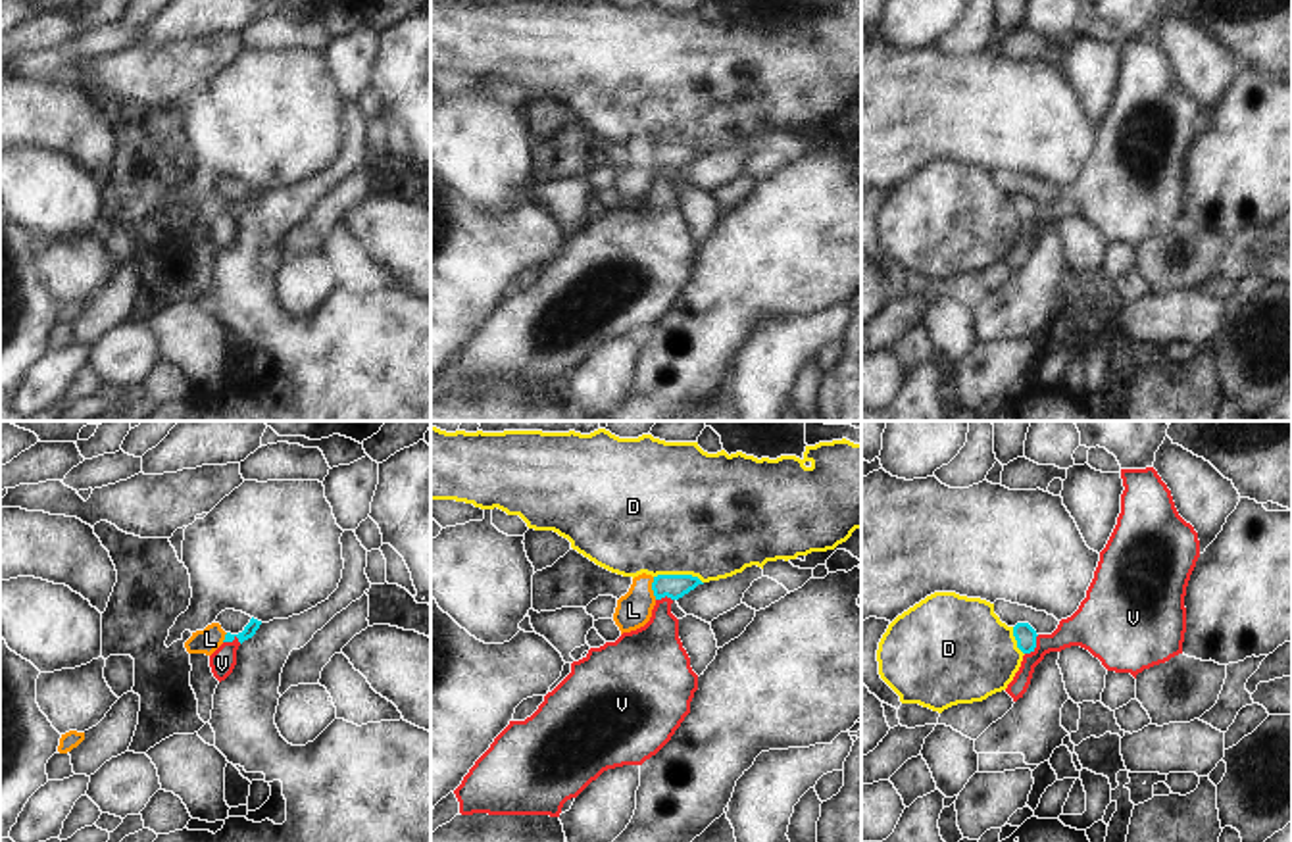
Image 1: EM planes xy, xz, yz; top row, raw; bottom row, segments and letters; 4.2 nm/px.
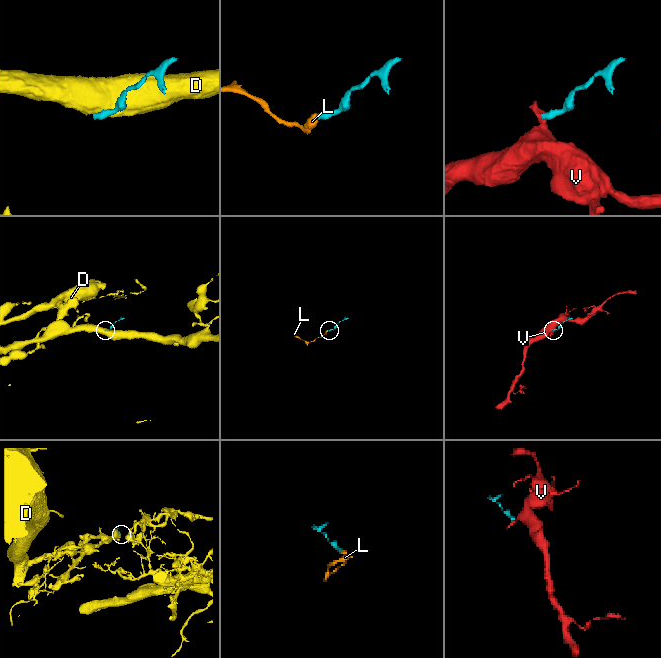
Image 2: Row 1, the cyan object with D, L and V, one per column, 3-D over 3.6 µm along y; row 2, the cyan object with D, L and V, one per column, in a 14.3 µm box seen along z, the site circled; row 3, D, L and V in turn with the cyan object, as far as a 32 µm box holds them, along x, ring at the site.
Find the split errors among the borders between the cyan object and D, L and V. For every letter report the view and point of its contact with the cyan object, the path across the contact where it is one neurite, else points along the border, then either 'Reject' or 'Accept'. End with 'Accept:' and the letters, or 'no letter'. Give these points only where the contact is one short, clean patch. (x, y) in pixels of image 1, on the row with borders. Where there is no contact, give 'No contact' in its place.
D: Touches cyan at xz (679, 575). Reject
L: Touches cyan at xz (652, 589). Path across: xz (673, 587), (652, 589), (633, 610). Accept
V: Touches cyan at yz (1035, 646). Boundary: yz (1039, 635), (1037, 644), (1025, 654). Reject
Accept: L

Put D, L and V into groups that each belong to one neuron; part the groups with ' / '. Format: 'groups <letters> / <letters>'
groups D / L / V

